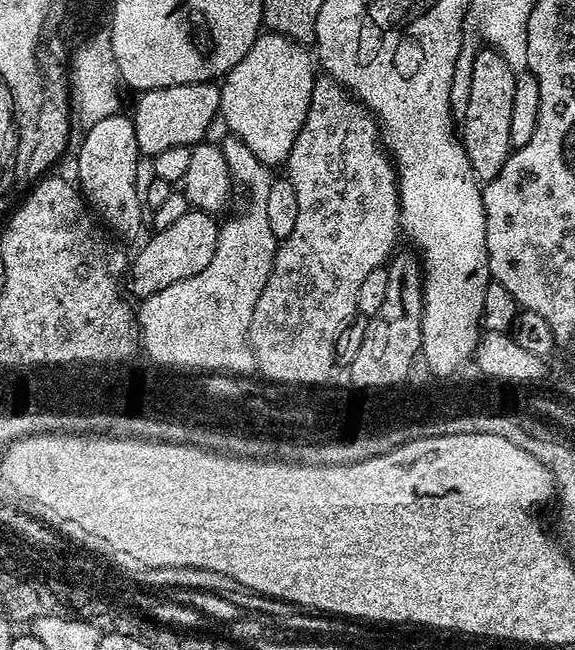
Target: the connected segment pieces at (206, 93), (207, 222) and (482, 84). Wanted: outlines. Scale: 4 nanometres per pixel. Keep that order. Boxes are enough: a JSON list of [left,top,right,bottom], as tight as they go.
[[131,83,220,158],[130,210,218,298],[462,46,517,182]]

